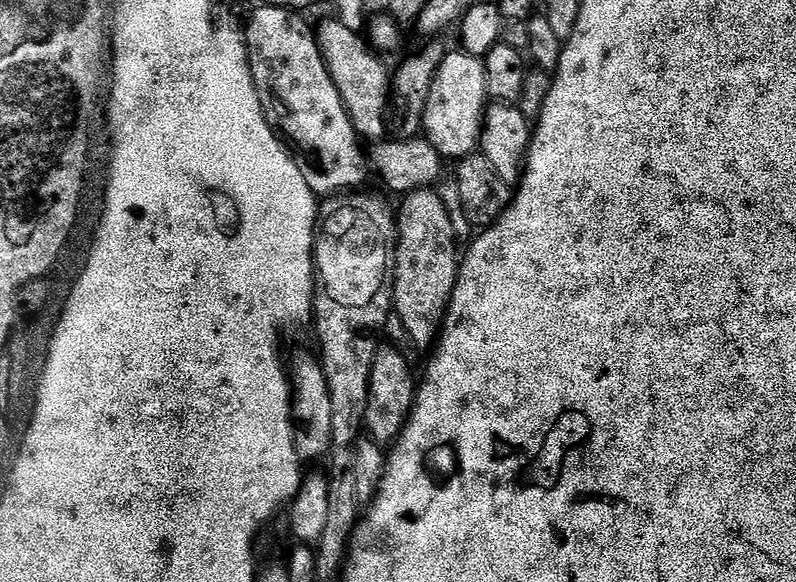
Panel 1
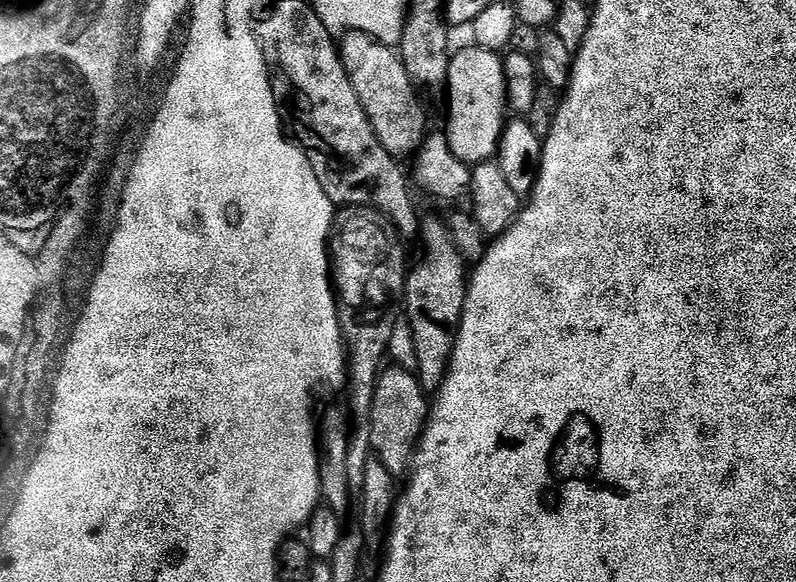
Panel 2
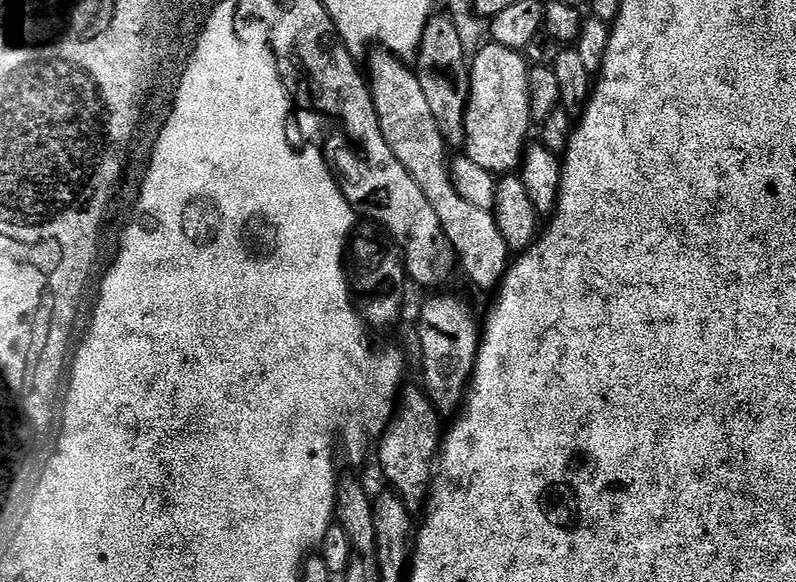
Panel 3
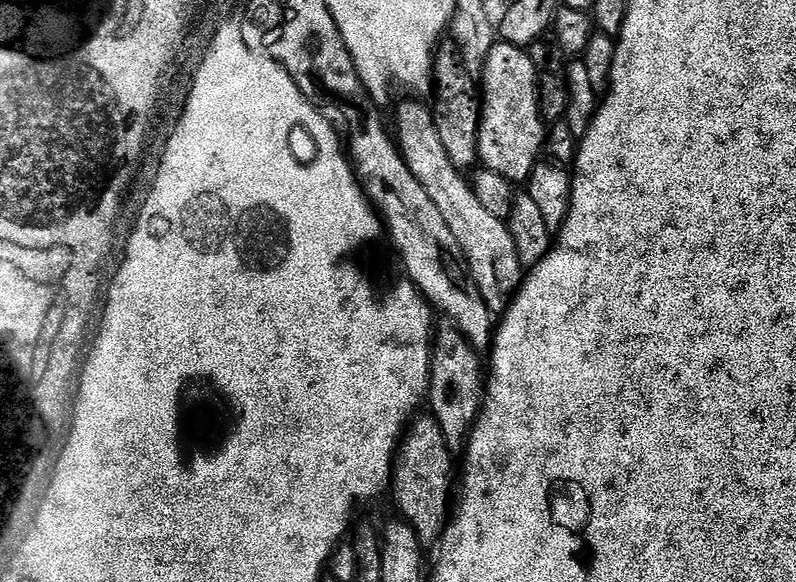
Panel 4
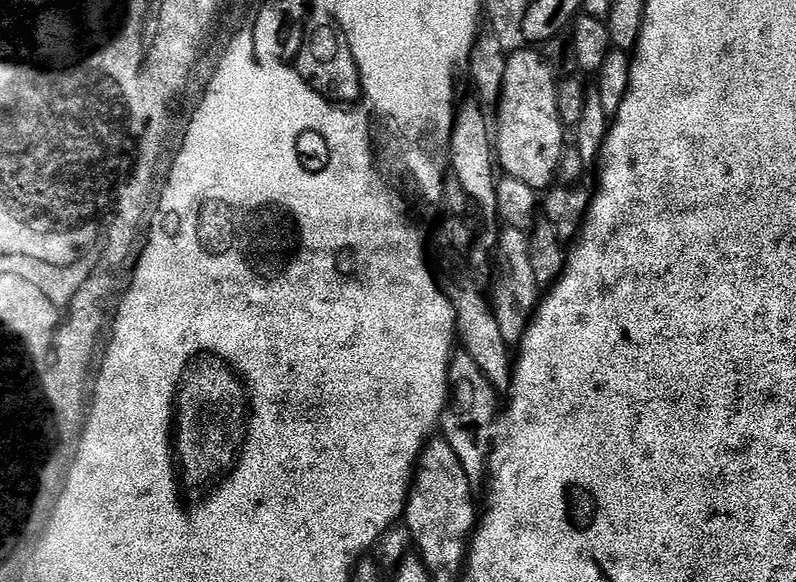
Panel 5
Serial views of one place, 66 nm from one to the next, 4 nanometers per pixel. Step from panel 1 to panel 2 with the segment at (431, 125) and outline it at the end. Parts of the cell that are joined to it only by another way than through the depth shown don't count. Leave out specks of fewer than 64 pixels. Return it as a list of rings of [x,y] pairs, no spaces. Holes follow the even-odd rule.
[[[471,46],[453,55],[448,62],[448,126],[450,150],[469,166],[484,164],[500,151],[500,135],[506,123],[507,80],[500,52]]]

